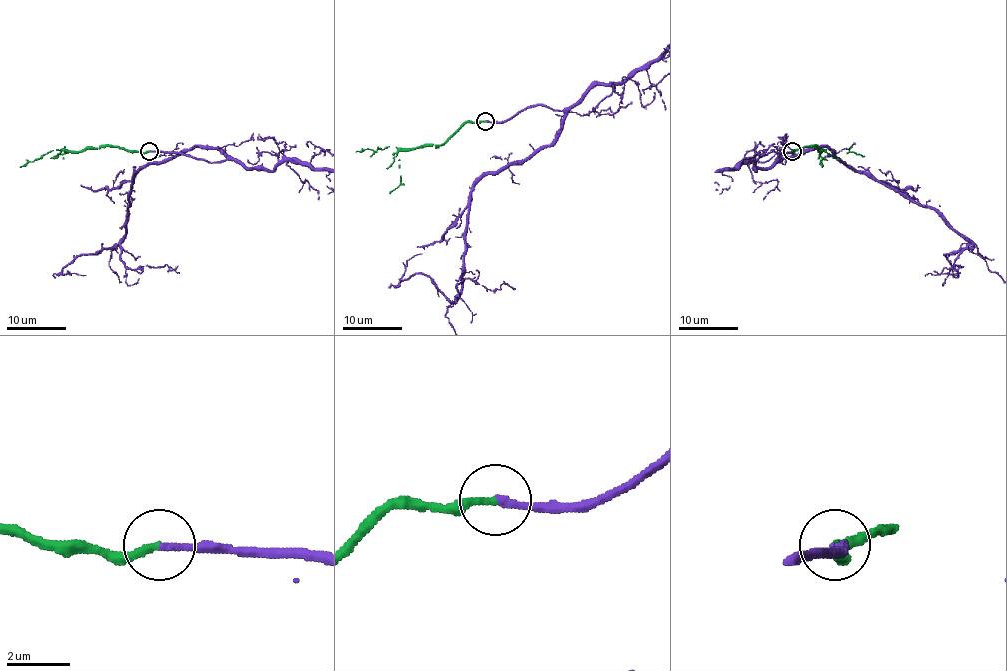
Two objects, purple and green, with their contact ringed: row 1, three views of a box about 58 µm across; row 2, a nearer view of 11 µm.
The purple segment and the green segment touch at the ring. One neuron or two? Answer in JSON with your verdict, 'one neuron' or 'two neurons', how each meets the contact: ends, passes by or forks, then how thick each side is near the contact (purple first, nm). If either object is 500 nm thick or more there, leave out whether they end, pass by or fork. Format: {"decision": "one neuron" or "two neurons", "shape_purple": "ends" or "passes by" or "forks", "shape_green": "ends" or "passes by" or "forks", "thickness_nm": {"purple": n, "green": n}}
{"decision": "one neuron", "shape_purple": "ends", "shape_green": "ends", "thickness_nm": {"purple": 220, "green": 240}}

